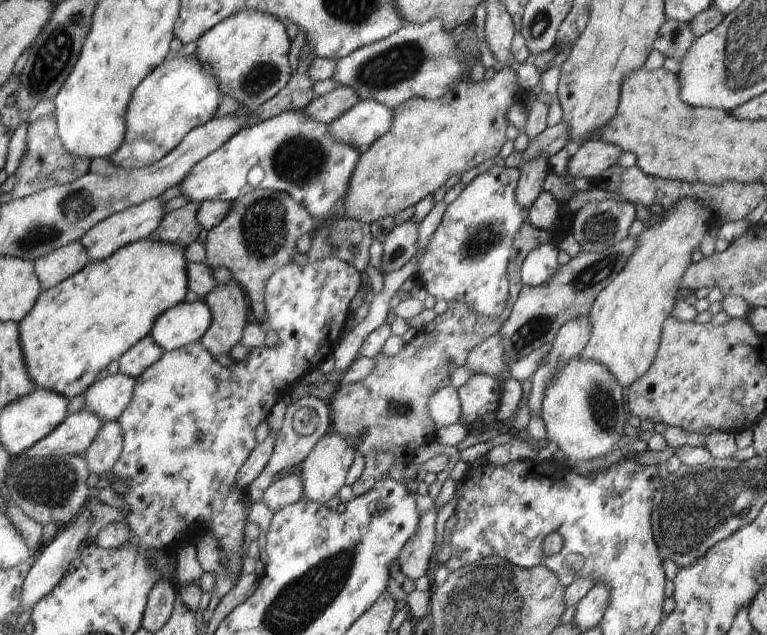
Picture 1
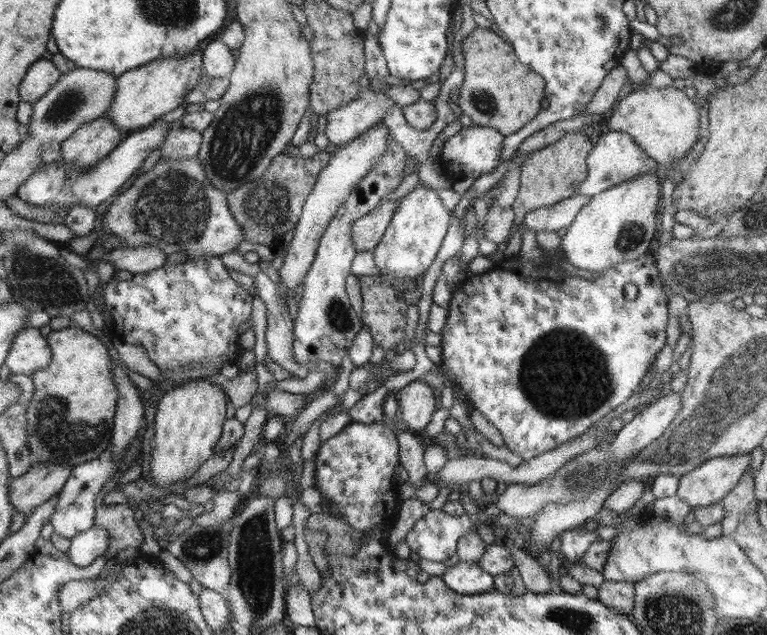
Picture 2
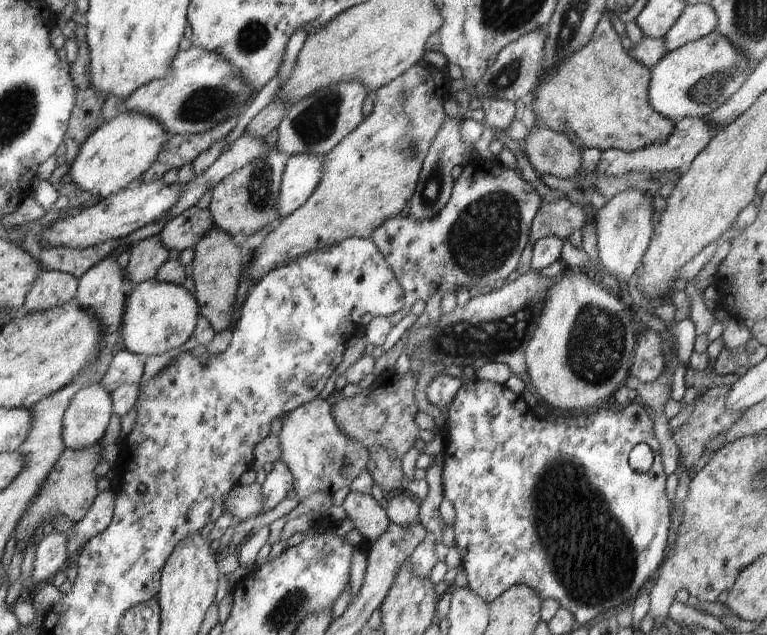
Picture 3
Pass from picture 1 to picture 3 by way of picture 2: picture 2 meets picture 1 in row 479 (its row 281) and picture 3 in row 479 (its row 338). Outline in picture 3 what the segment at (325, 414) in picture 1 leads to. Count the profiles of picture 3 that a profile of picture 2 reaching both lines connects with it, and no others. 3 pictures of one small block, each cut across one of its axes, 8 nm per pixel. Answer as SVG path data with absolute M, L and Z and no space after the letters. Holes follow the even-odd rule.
M282 460L274 462L272 472L268 473L262 488L262 513L272 510L287 499L288 492L294 487L294 478L290 468Z

